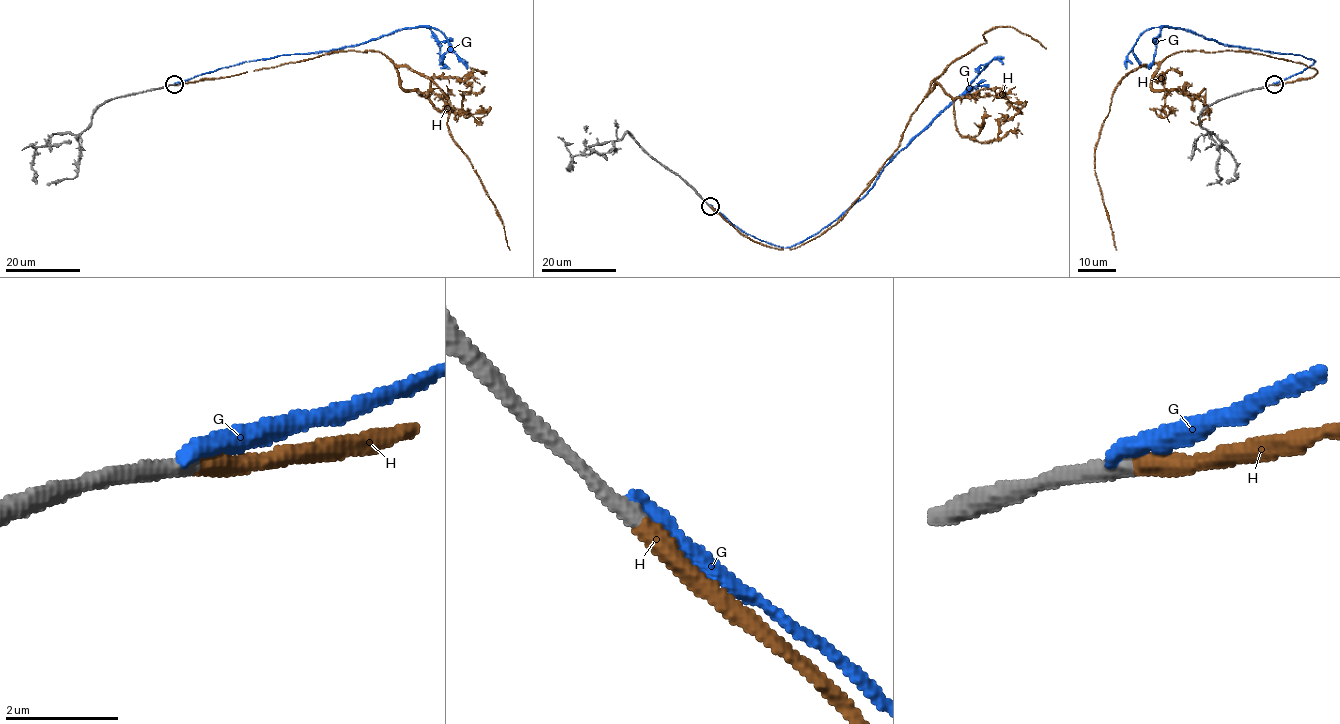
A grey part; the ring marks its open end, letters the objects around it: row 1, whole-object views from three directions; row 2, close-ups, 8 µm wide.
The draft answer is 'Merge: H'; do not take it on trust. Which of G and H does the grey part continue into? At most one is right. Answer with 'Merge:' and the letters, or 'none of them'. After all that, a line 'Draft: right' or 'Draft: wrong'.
Merge: H
Draft: right

